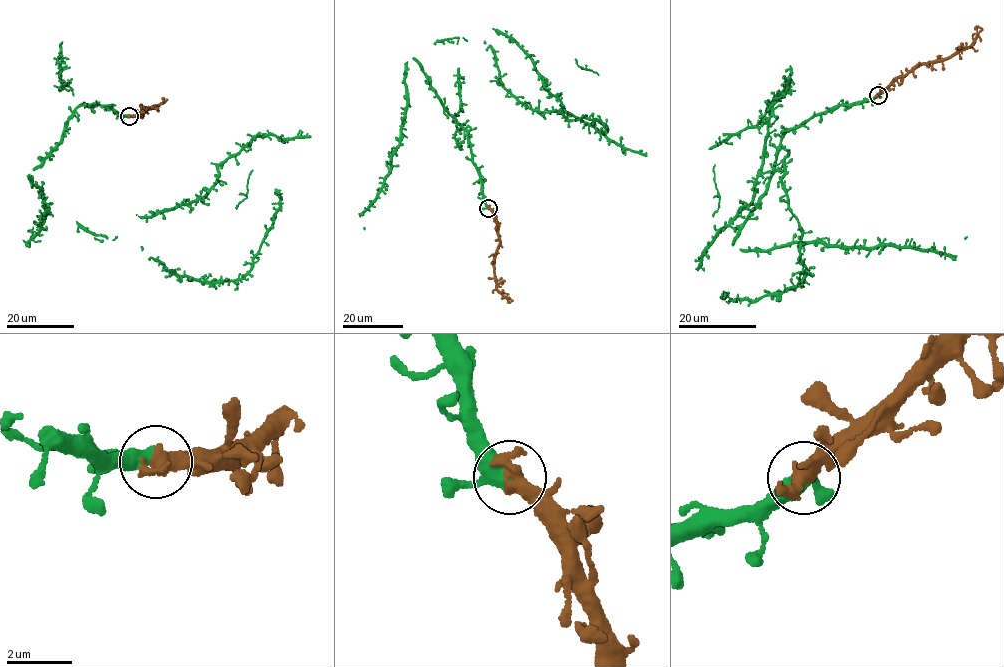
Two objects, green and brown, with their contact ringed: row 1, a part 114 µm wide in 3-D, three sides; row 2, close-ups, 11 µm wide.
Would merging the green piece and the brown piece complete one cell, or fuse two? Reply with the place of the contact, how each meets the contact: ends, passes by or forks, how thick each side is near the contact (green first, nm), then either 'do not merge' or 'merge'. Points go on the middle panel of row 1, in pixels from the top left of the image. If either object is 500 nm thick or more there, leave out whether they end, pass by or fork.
place (488, 208); calibres 400 and 550 nm; merge

